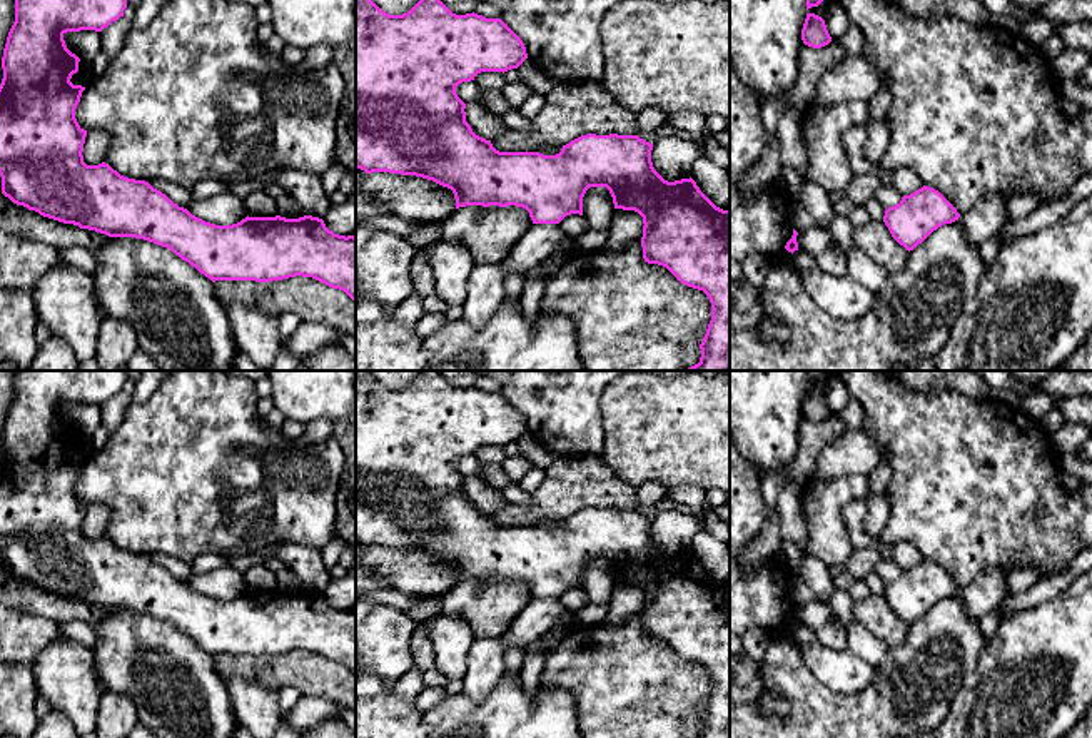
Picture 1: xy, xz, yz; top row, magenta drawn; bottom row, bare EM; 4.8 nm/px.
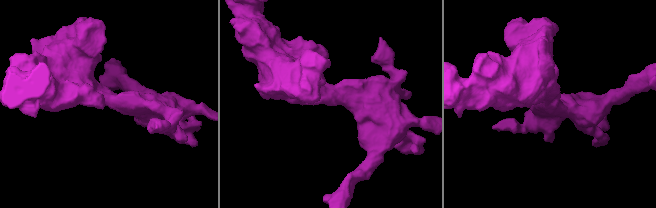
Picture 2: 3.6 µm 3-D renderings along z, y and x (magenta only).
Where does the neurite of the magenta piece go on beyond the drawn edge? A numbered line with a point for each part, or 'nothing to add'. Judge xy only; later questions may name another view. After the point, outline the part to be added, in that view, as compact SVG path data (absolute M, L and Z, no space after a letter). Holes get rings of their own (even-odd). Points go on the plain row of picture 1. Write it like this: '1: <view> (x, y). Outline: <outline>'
nothing to add

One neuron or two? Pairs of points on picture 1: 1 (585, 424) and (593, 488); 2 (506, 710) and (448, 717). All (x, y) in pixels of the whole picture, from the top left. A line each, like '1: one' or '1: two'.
1: two
2: one

